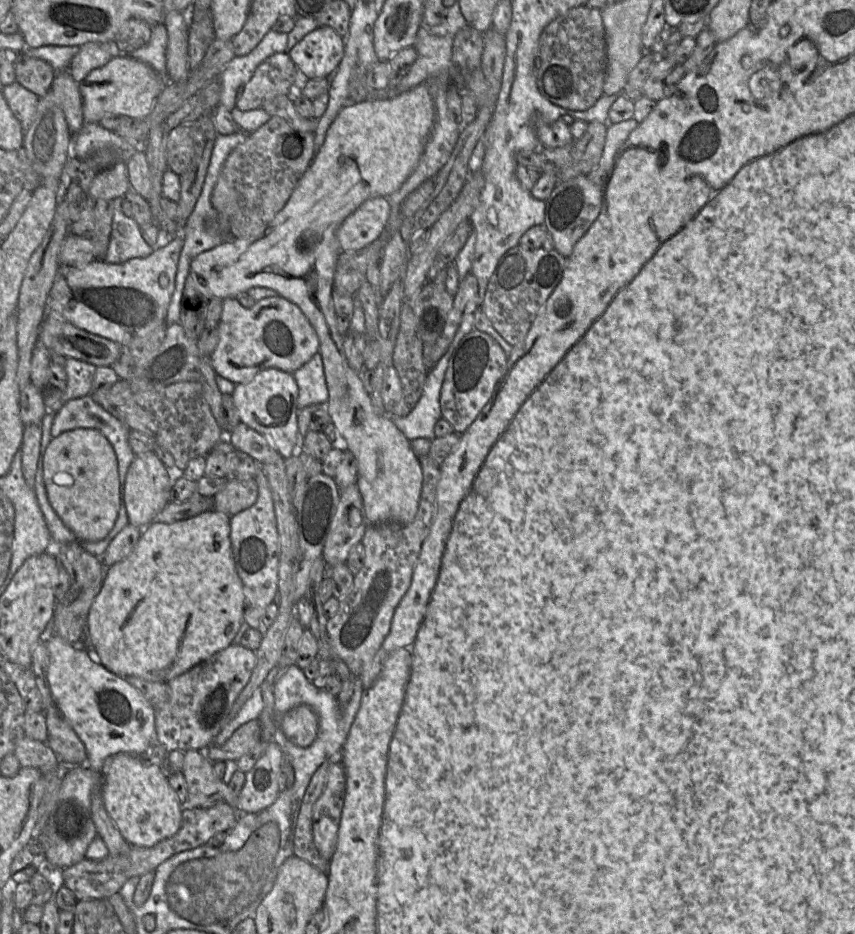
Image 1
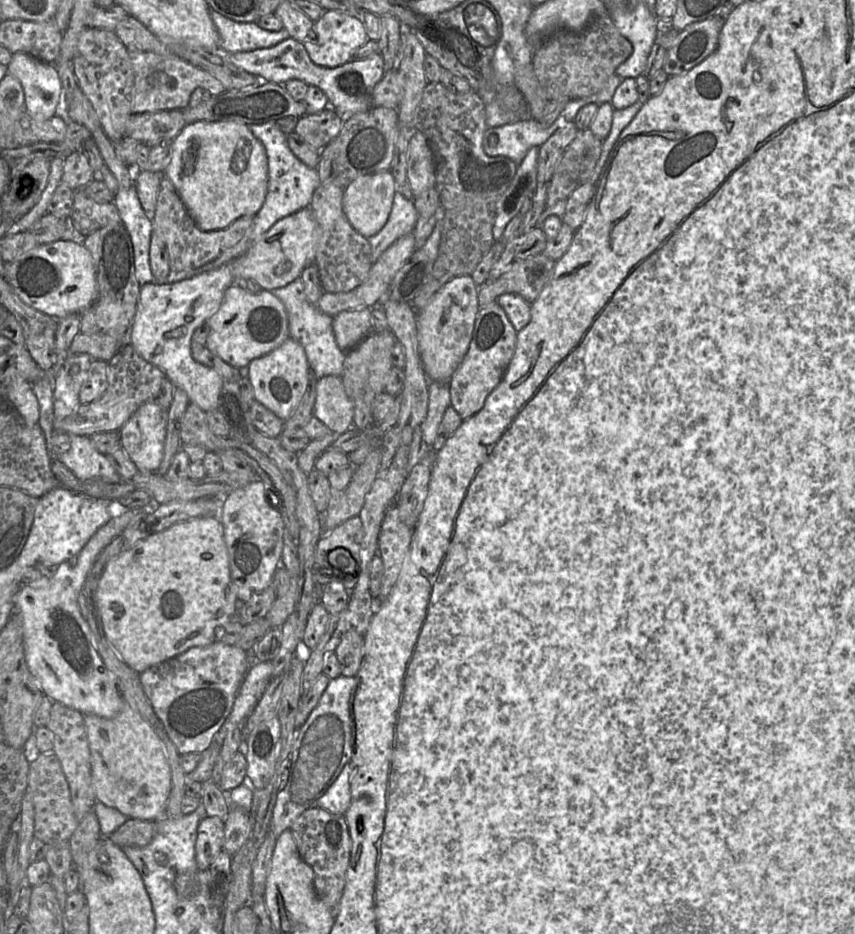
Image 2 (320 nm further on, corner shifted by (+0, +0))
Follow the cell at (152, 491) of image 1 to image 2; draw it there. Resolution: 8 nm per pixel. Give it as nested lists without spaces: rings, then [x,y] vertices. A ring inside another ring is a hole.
[[[155,400],[142,404],[120,428],[120,443],[139,471],[155,472],[164,455],[168,409]]]

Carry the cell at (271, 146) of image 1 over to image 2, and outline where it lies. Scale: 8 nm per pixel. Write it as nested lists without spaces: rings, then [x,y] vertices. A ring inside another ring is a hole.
[[[332,107],[321,112],[306,114],[298,118],[294,132],[300,135],[311,147],[320,151],[337,137],[343,120]]]

